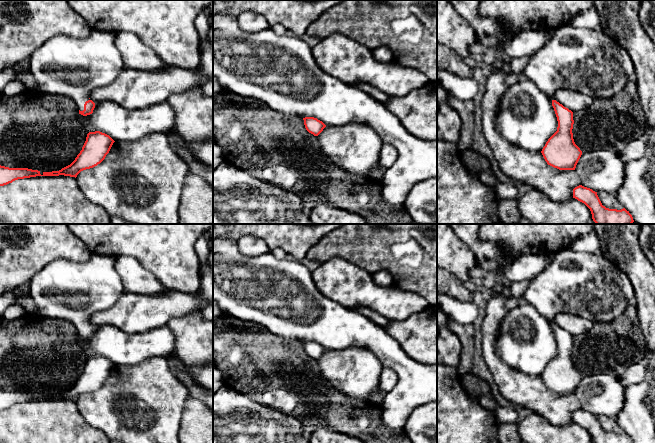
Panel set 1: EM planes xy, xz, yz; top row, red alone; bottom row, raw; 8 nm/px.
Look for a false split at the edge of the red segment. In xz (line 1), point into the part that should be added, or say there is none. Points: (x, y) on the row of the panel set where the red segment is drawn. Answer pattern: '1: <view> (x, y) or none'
1: none

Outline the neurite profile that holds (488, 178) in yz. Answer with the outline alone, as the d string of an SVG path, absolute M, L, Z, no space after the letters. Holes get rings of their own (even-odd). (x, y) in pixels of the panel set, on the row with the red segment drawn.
M489 171L480 173L477 176L477 178L485 185L493 187L493 188L498 183L496 176L492 172L489 172Z

